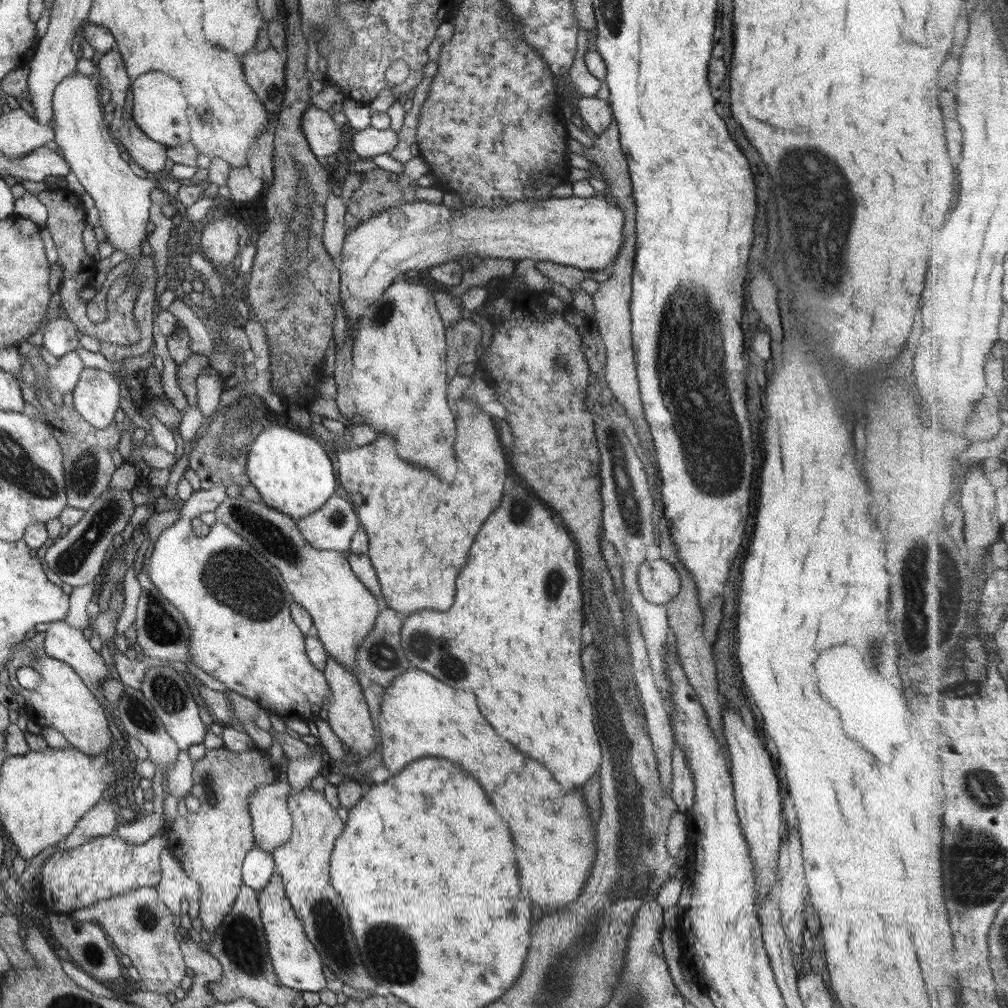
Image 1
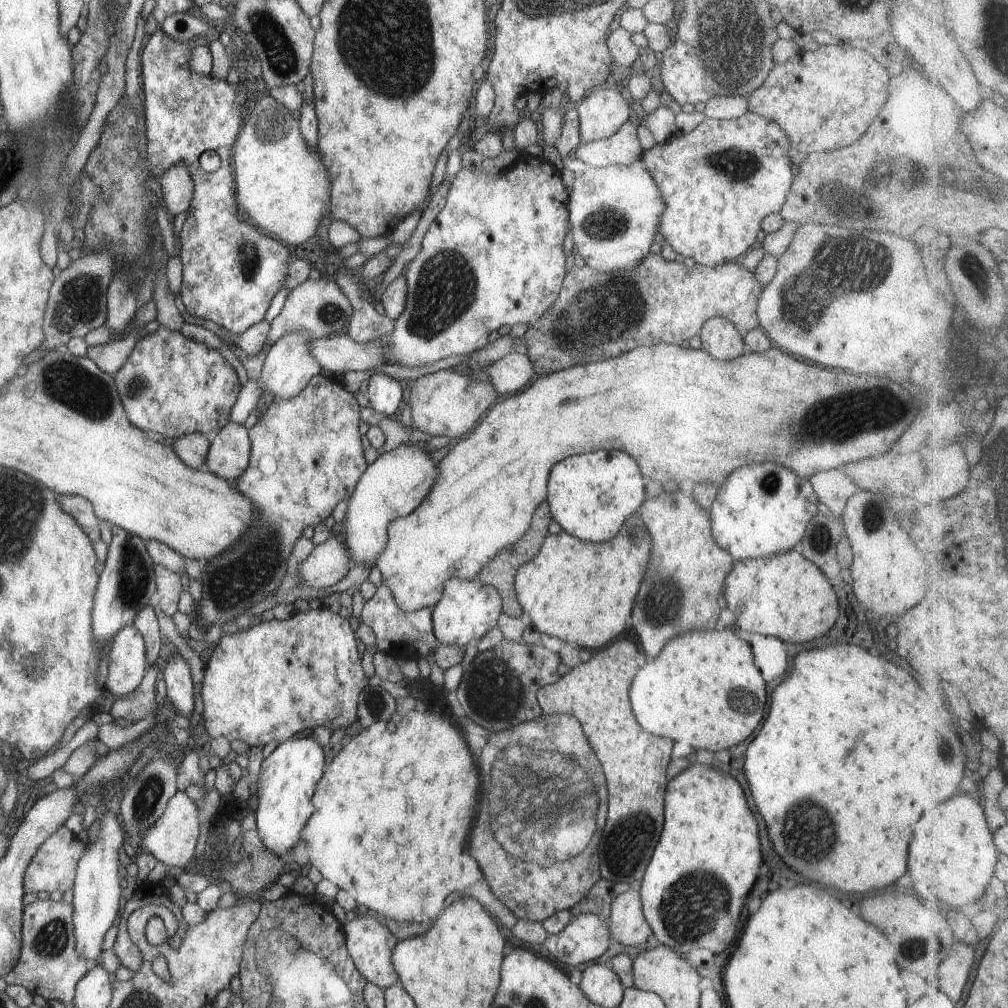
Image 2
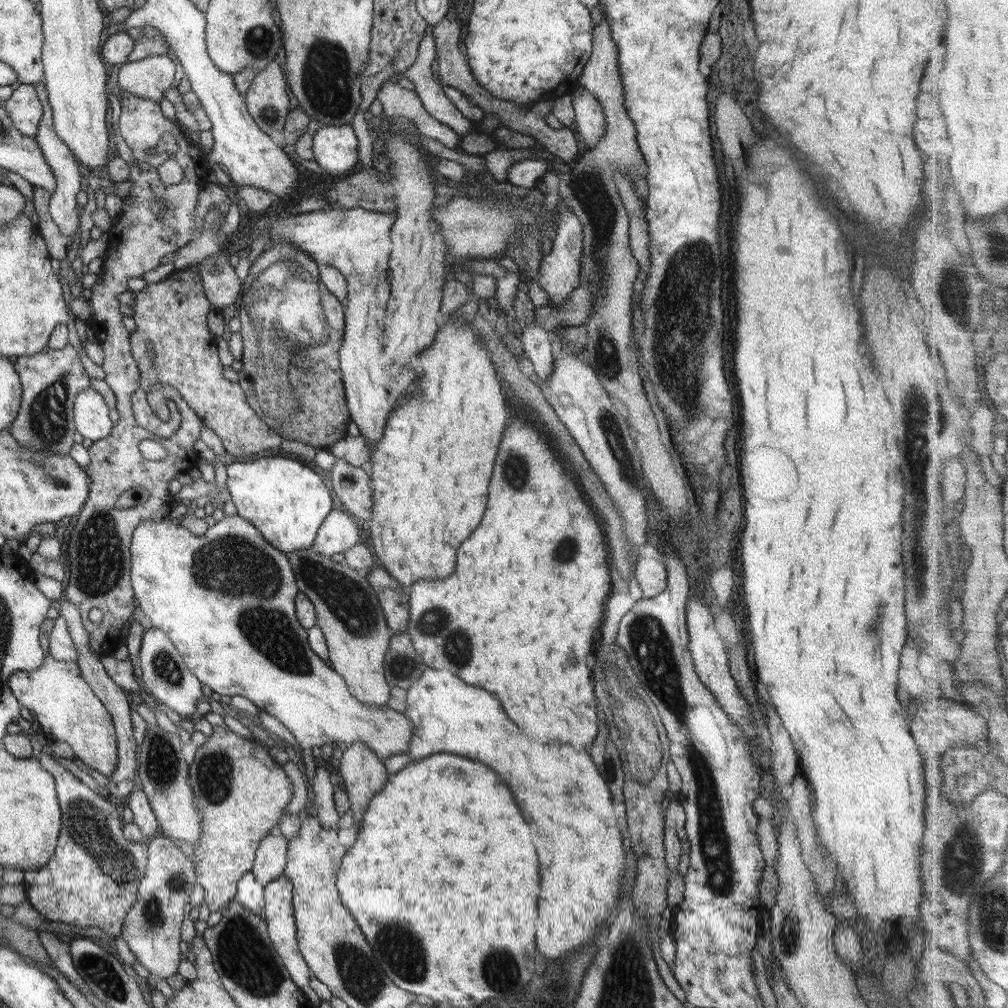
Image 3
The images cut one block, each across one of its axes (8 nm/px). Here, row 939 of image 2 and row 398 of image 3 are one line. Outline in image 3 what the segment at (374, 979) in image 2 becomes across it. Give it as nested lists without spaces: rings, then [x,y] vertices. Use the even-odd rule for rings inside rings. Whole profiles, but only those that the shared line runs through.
[[[333,207],[329,211],[313,211],[294,215],[286,215],[277,218],[276,212],[271,217],[261,217],[250,228],[249,240],[254,240],[265,231],[269,233],[268,242],[263,246],[267,251],[273,243],[291,243],[293,247],[307,253],[317,266],[329,265],[335,267],[346,280],[347,301],[343,304],[343,343],[339,347],[338,358],[341,378],[344,388],[345,406],[348,408],[350,419],[355,422],[360,438],[371,447],[381,439],[389,413],[393,409],[397,397],[401,395],[409,384],[415,380],[415,372],[407,366],[395,366],[389,362],[389,356],[383,354],[383,313],[389,300],[389,285],[387,278],[388,260],[391,252],[391,239],[389,232],[395,222],[395,213],[380,213],[365,210],[359,207],[340,208]]]

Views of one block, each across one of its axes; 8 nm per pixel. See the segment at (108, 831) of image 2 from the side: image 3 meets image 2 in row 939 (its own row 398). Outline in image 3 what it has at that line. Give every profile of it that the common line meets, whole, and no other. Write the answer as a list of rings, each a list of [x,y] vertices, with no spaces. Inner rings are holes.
[[[91,385],[75,395],[73,401],[73,414],[76,431],[79,432],[83,438],[87,438],[87,440],[91,440],[93,443],[105,438],[113,426],[107,415],[107,405],[105,405],[101,395],[99,395]]]

